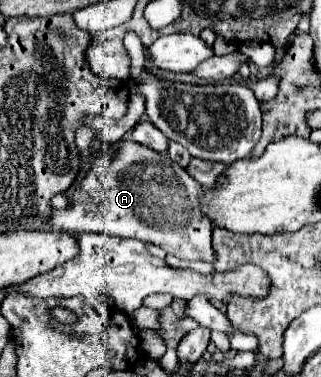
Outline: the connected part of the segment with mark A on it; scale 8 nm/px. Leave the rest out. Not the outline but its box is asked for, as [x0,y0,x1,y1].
[46,140,216,262]

